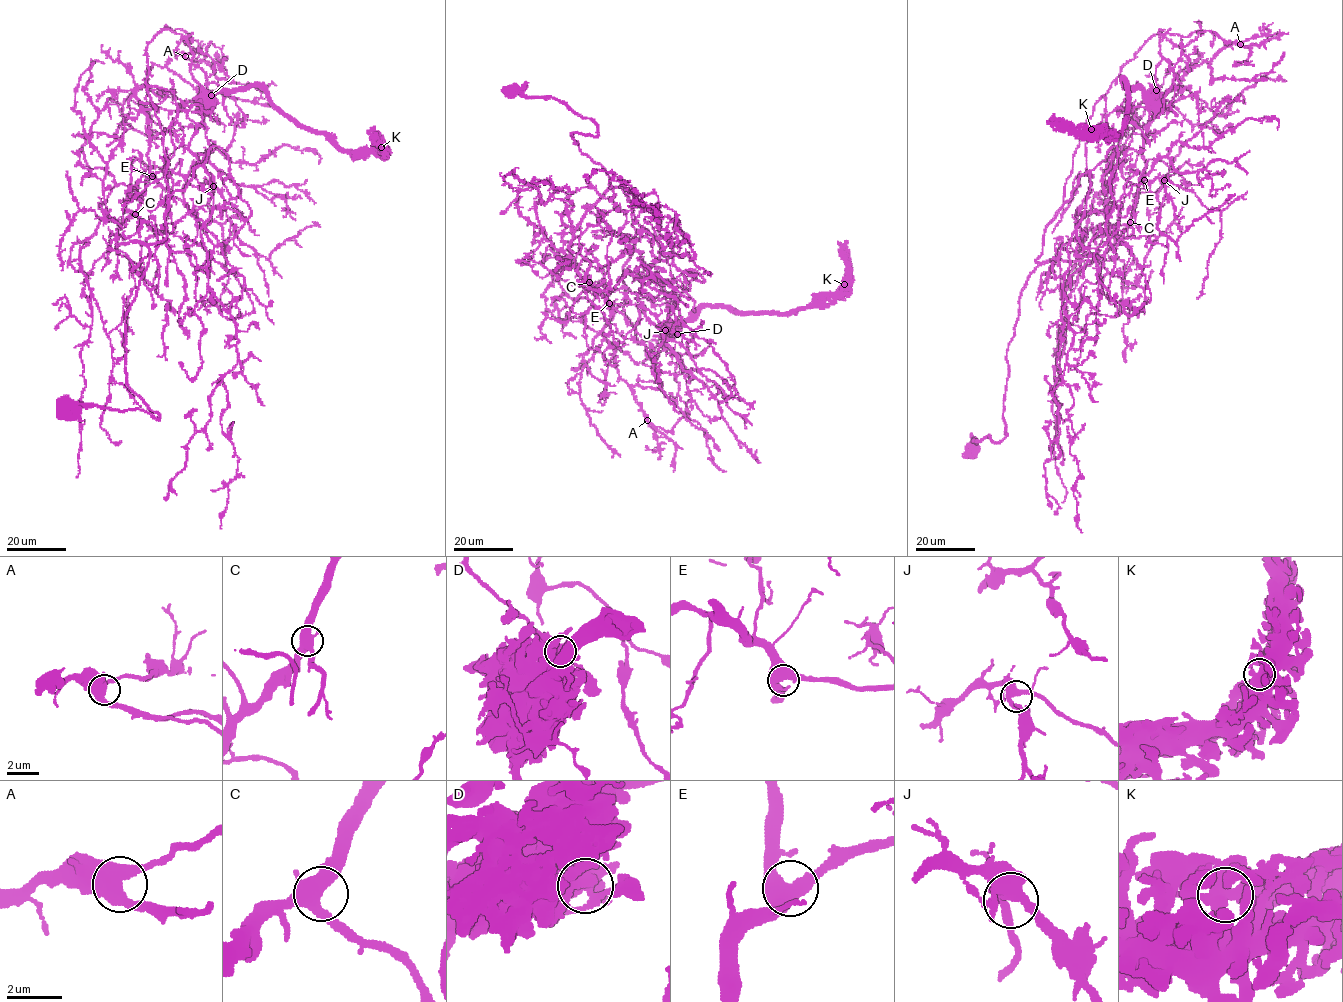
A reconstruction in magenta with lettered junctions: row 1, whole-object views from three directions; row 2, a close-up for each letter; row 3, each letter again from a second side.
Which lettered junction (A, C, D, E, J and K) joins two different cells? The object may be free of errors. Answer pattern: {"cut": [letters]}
{"cut": ["D"]}

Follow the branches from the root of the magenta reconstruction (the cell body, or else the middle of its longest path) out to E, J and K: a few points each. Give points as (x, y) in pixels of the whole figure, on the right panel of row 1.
E: (975, 449), (974, 439), (1007, 435), (1006, 351), (1027, 277), (1054, 260), (1100, 258), (1128, 226), (1144, 180)
J: (975, 449), (1007, 435), (1027, 277), (1100, 258), (1141, 173), (1164, 180)
K: (975, 449), (1007, 435), (1019, 299), (1082, 128), (1146, 94), (1122, 80), (1121, 131), (1091, 129)

